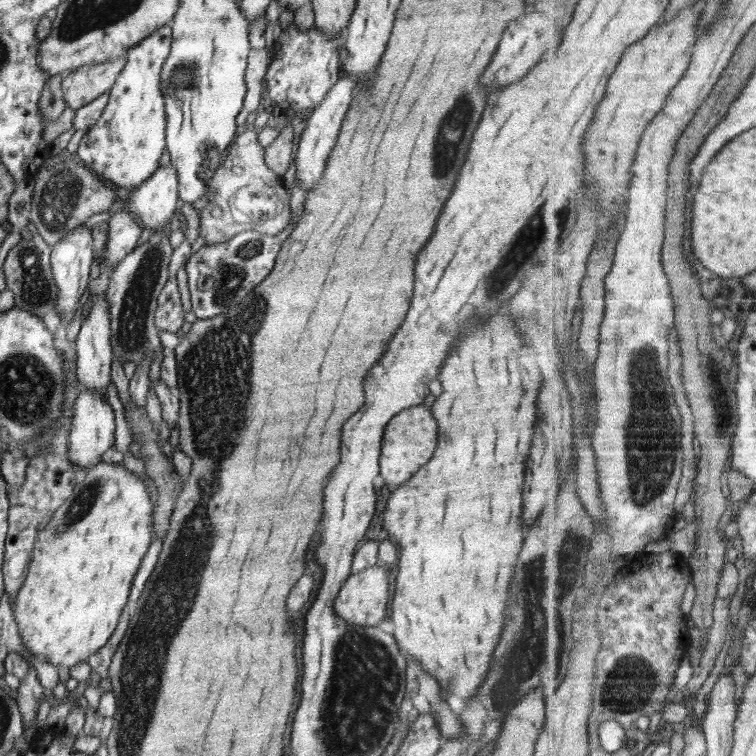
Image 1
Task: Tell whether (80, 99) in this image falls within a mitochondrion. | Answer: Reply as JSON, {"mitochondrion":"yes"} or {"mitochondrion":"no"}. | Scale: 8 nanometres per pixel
{"mitochondrion":"no"}

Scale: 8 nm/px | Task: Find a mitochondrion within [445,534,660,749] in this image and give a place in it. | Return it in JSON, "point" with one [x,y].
{"point":[629,685]}

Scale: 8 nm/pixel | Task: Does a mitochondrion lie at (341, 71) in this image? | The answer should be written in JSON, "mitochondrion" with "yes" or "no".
{"mitochondrion":"no"}

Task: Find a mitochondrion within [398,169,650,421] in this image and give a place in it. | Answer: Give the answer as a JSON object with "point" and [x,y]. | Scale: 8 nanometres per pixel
{"point":[538,223]}

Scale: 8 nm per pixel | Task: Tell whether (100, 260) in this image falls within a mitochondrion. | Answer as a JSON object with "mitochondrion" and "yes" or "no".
{"mitochondrion":"no"}

